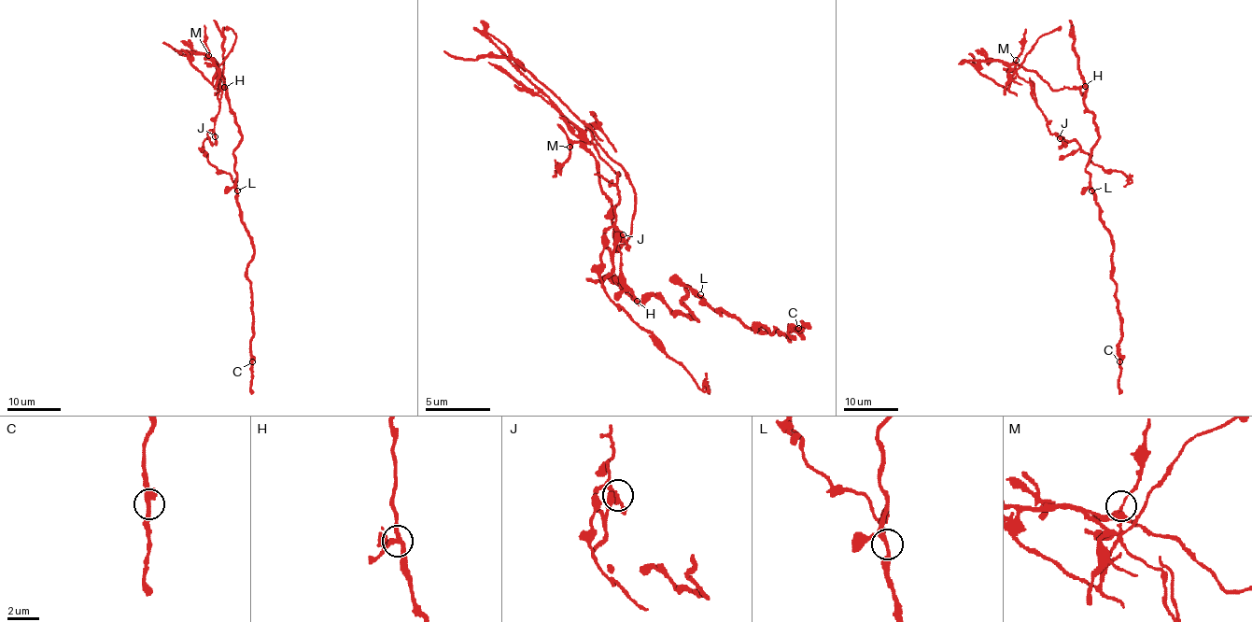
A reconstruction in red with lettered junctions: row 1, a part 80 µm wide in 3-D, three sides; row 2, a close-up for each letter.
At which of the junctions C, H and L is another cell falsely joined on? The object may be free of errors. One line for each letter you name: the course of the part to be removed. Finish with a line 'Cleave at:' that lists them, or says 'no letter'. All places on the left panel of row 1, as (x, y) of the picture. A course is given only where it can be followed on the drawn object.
H: foreign part runs (224, 87), (218, 87), (216, 62), (224, 83), (213, 130), (203, 148), (210, 164), (230, 176), (235, 189)
Cleave at: H

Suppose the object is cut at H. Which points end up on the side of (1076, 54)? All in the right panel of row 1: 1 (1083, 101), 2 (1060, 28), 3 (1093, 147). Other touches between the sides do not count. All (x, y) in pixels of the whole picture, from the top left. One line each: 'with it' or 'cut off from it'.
1: with it
2: cut off from it
3: with it

